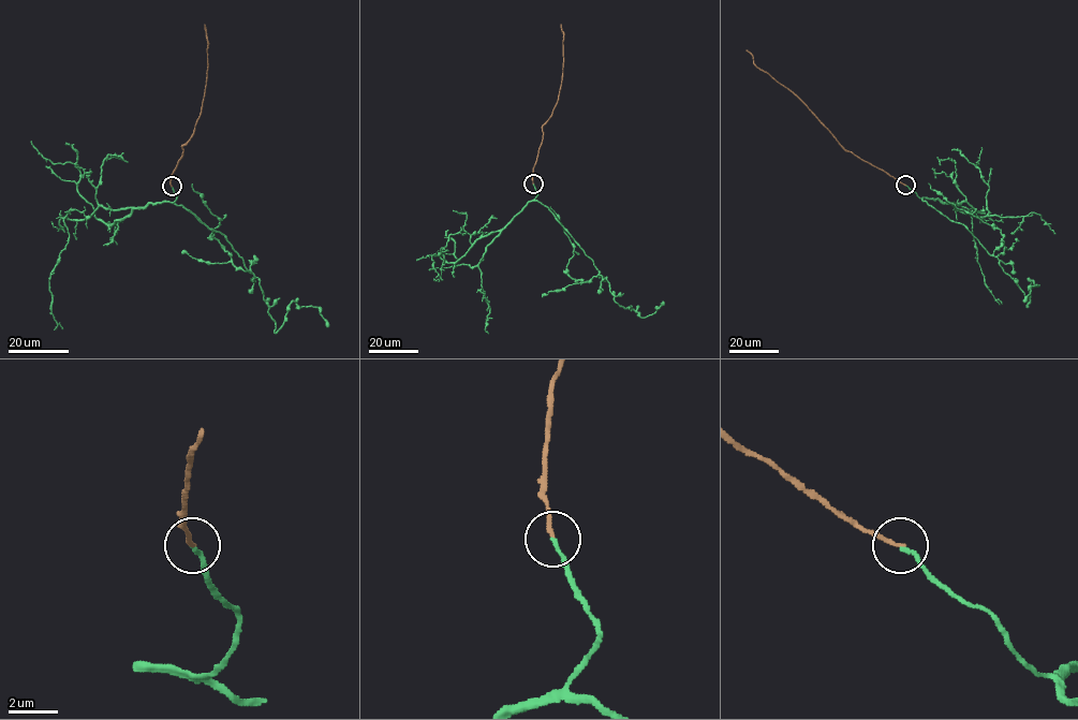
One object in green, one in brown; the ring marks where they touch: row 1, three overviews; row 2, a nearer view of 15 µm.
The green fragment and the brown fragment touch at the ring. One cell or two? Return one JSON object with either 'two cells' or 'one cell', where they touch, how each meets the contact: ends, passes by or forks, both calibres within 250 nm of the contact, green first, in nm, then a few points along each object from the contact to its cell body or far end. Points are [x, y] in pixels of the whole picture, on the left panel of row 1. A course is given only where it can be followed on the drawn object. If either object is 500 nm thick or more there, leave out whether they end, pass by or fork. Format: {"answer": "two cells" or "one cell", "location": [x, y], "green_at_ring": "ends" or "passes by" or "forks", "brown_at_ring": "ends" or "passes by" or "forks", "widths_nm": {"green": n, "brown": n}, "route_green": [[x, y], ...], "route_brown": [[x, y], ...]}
{"answer": "two cells", "location": [172, 186], "green_at_ring": "ends", "brown_at_ring": "ends", "widths_nm": {"green": 160, "brown": 170}, "route_green": [[171, 187], [177, 194], [174, 202], [221, 232], [259, 280], [276, 333], [293, 302], [320, 307], [328, 326]], "route_brown": [[171, 187], [171, 175], [182, 155], [181, 146], [193, 133], [201, 111], [208, 62], [204, 25]]}

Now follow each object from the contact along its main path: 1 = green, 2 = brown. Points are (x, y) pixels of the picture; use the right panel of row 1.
1: (905, 185), (962, 223), (1000, 261), (1028, 298), (1027, 307), (1030, 284), (1039, 285), (1032, 285), (1023, 302)
2: (905, 185), (847, 151), (797, 97), (757, 67), (746, 50)

